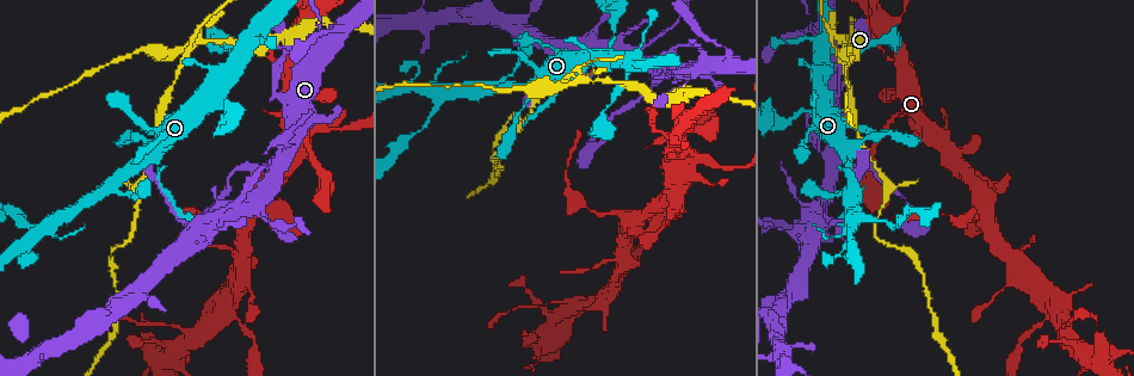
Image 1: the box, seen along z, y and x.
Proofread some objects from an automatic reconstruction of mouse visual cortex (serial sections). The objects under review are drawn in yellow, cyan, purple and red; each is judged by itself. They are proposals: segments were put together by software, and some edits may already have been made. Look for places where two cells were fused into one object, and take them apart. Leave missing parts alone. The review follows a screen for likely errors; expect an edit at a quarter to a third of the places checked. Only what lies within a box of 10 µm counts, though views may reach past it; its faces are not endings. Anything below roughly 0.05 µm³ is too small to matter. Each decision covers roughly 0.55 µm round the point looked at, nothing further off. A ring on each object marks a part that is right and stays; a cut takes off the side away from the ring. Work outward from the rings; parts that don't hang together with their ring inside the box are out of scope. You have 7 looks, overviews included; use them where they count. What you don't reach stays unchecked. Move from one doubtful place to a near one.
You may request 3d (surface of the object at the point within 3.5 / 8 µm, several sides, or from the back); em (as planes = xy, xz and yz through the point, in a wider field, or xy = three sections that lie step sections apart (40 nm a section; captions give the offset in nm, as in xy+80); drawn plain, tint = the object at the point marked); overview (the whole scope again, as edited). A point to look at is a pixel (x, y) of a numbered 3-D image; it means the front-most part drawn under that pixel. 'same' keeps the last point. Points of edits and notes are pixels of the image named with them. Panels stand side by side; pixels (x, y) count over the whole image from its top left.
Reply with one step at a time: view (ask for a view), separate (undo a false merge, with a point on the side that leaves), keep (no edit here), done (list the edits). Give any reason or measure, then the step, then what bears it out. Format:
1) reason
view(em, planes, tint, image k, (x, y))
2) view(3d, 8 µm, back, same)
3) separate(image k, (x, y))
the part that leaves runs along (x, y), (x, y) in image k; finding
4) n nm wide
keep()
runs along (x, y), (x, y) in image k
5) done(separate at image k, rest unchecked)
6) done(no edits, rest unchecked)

view(3d, 3.5 µm, image 1, (279, 158))

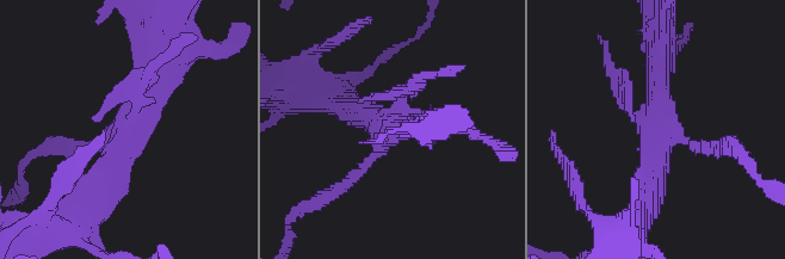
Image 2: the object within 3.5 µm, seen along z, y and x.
view(em, xy, step 3, tint, image 2, (656, 128))

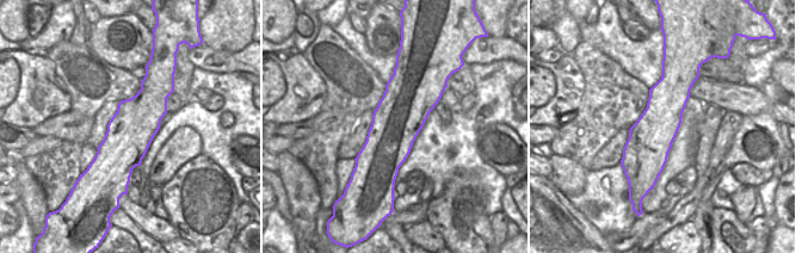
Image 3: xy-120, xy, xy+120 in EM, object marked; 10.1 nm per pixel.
keep()
runs along (158, 56), (106, 185), (92, 199) in image 2; one cell here

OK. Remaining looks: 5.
four-way junction
view(3d, 3.5 µm, back, image 1, (693, 73))

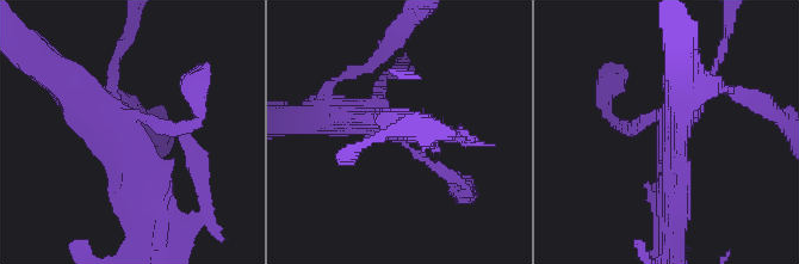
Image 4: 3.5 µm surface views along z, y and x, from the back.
4 arms; arms of 150, 150, 400, 500 nm; shape alone is not enough
view(em, xy, step 3, plain, image 4, (127, 124))

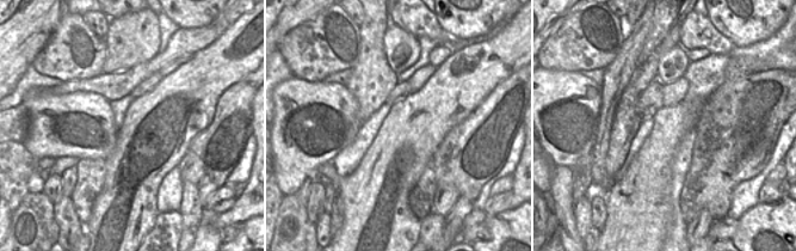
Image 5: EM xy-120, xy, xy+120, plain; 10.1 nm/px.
view(em, xy, step 3, tint, same)

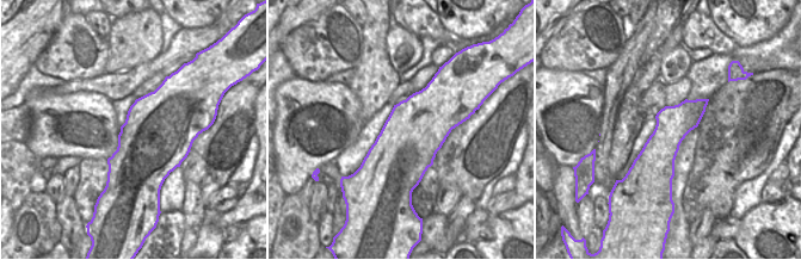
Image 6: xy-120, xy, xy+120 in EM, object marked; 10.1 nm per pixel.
keep()
runs along (671, 207), (671, 127), (623, 127) in image 4; one cell here

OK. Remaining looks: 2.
a narrow waist
view(3d, 3.5 µm, image 1, (593, 211))

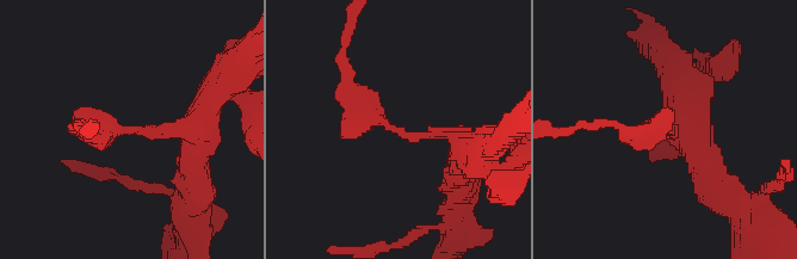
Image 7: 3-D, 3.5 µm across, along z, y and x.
arms of 200, 250 nm
view(em, planes, tint, image 7, (126, 128))

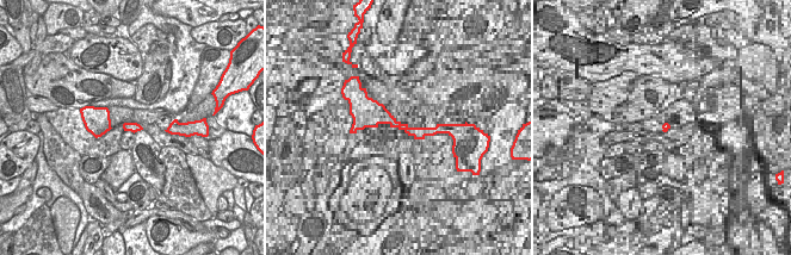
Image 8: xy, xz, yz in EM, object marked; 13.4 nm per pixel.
separate(image 7, (644, 146))
the part that leaves runs along (123, 129), (80, 129) in image 7; two cells meet here

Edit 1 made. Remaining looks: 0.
done(separate at image 7, rest unchecked)

